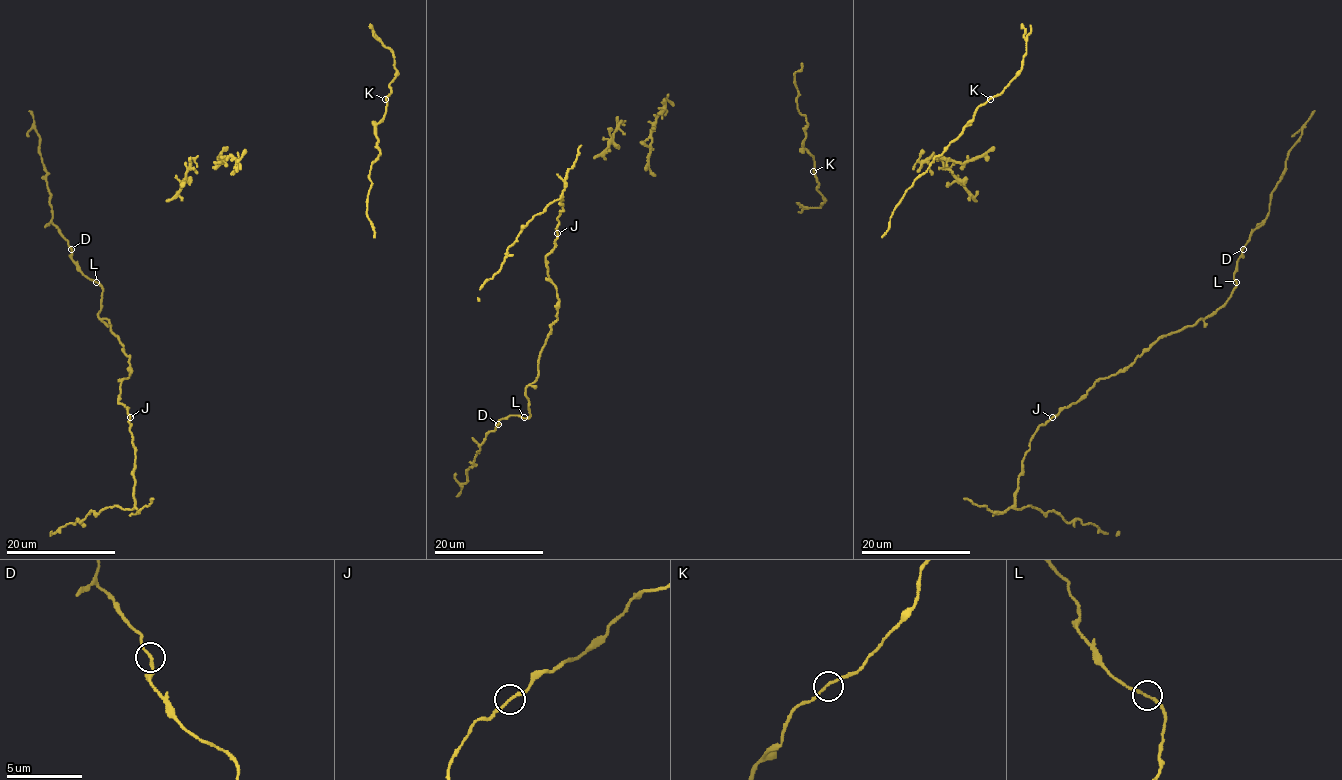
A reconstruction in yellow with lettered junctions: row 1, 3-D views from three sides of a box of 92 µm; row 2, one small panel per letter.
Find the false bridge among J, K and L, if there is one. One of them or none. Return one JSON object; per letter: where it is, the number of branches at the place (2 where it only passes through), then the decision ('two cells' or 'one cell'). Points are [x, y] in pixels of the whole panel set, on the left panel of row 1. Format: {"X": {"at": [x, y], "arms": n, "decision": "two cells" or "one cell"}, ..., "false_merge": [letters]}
{"J": {"at": [130, 417], "arms": 2, "decision": "one cell"}, "K": {"at": [385, 99], "arms": 2, "decision": "one cell"}, "L": {"at": [96, 282], "arms": 2, "decision": "one cell"}, "false_merge": []}

